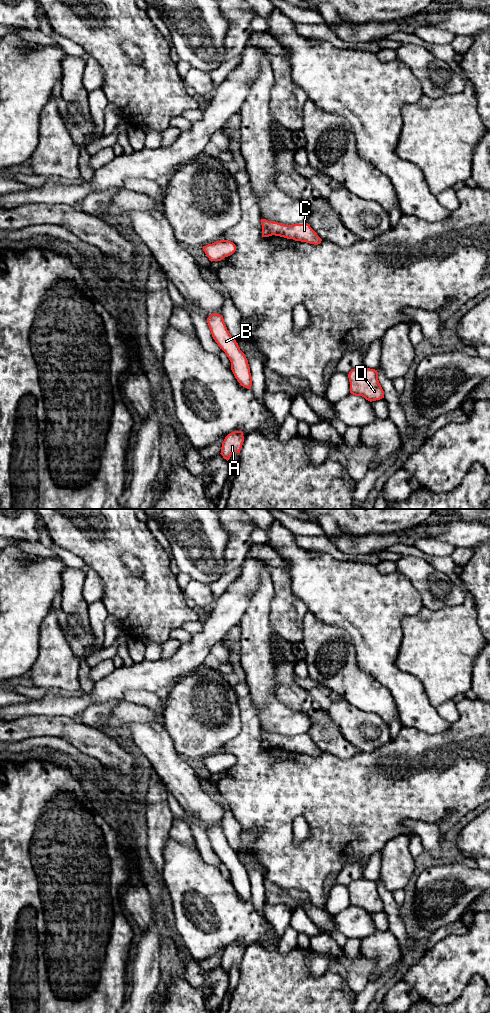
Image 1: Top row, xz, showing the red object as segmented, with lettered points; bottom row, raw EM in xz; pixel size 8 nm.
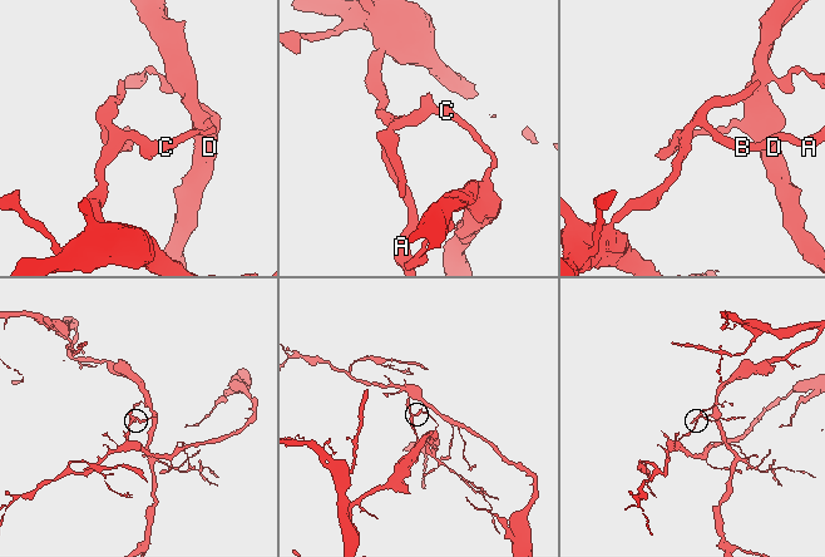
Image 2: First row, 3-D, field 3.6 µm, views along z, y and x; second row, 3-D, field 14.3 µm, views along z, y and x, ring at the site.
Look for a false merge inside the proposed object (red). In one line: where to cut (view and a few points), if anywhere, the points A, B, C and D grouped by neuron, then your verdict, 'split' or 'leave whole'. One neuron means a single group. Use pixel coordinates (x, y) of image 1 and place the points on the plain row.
cut in xz along (262, 738), (267, 740), (272, 746); A B / C D; split

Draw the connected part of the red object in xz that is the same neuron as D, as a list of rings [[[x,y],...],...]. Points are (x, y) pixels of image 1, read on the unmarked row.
[[[356,879],[348,886],[350,905],[362,908],[372,914],[384,910],[384,903],[378,892],[378,884],[375,881]]]

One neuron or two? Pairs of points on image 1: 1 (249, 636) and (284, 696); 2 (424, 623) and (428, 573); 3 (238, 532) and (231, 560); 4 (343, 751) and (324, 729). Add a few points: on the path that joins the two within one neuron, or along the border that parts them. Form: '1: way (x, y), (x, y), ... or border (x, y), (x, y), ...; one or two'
1: border (272, 661), (276, 682), (275, 696), (286, 706); two
2: border (424, 606), (433, 610), (449, 607); two
3: way (238, 539), (235, 553); one
4: way (338, 746), (326, 734); one

